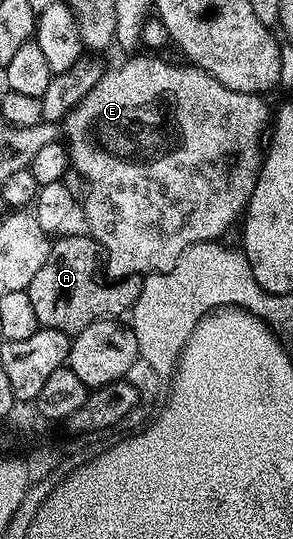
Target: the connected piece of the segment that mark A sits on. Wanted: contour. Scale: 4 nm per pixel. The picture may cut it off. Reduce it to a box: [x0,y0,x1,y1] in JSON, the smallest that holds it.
[27,235,142,335]

